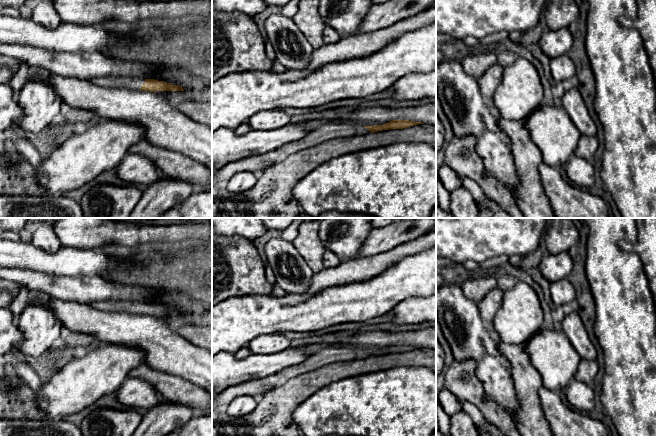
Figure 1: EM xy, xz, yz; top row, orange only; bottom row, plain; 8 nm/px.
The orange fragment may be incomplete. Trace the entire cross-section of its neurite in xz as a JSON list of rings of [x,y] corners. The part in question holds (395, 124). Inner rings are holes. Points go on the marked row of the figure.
[[[393,120],[384,125],[374,125],[358,127],[354,122],[334,122],[324,125],[317,130],[311,131],[302,140],[293,142],[283,146],[278,150],[273,150],[263,155],[256,155],[244,158],[237,162],[232,162],[212,175],[212,186],[224,185],[235,173],[250,171],[263,171],[276,163],[282,157],[288,157],[293,153],[301,151],[305,148],[314,147],[336,137],[348,137],[359,134],[366,134],[369,132],[377,132],[390,129],[403,129],[410,126],[424,124],[421,122],[414,122],[410,120]]]

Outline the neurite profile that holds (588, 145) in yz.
[[[580,135],[575,155],[587,161],[592,161],[592,158],[594,157],[598,148],[599,140],[597,135],[595,136]]]

